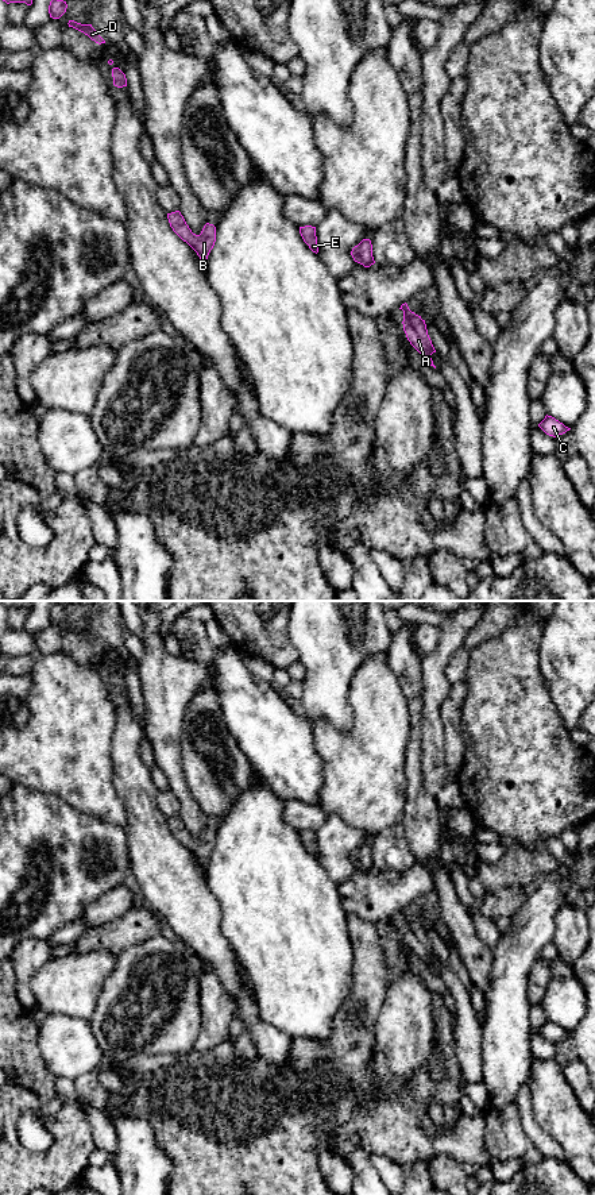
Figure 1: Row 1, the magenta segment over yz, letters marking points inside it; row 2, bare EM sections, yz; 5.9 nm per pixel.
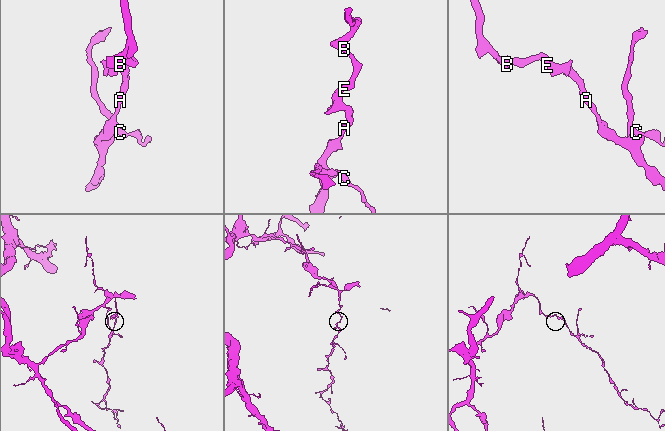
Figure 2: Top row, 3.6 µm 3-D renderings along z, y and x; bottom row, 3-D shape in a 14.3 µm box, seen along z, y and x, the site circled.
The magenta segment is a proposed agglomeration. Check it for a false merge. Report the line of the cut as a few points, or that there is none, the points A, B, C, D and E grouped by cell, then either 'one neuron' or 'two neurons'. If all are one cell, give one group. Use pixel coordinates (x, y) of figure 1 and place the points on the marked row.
no cut | A B C D E | one neuron

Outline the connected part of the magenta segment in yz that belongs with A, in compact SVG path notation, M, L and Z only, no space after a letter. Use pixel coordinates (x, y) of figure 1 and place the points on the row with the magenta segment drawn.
M402 304L401 308L403 311L403 331L406 334L410 344L425 358L425 361L436 369L430 355L436 352L432 340L428 335L425 320L421 316L412 312L407 304Z

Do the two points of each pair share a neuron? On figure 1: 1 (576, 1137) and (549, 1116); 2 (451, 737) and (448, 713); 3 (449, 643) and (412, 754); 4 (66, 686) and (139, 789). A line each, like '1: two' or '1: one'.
1: one
2: one
3: two
4: two

